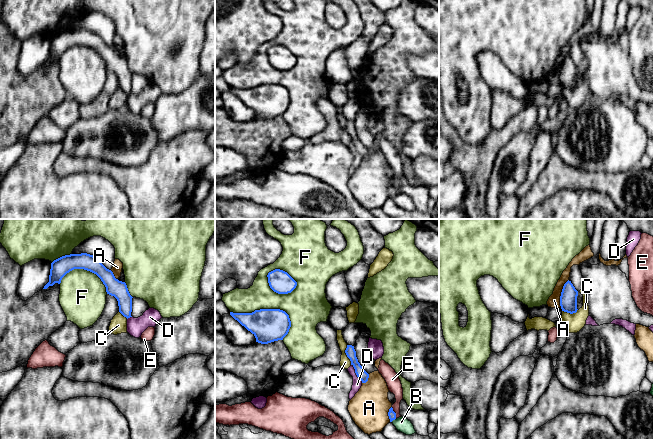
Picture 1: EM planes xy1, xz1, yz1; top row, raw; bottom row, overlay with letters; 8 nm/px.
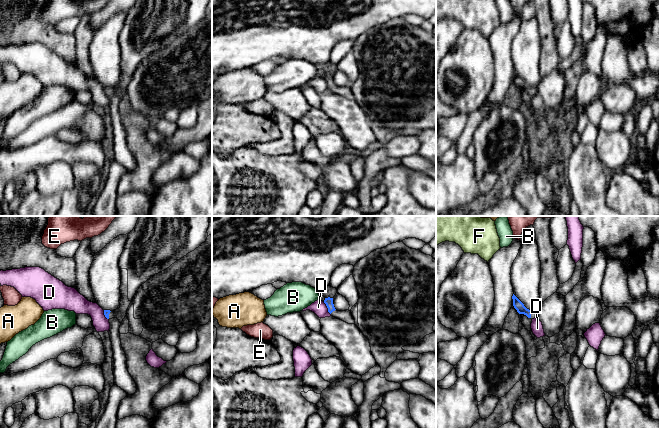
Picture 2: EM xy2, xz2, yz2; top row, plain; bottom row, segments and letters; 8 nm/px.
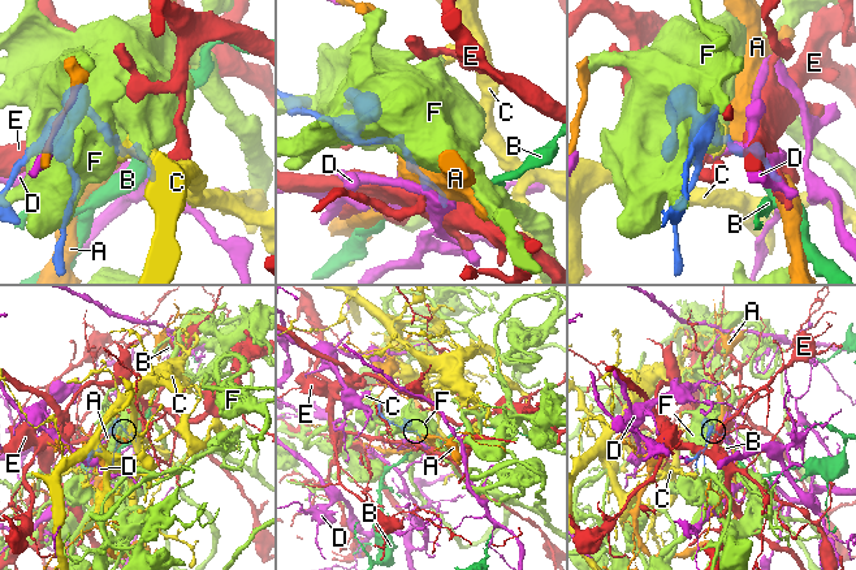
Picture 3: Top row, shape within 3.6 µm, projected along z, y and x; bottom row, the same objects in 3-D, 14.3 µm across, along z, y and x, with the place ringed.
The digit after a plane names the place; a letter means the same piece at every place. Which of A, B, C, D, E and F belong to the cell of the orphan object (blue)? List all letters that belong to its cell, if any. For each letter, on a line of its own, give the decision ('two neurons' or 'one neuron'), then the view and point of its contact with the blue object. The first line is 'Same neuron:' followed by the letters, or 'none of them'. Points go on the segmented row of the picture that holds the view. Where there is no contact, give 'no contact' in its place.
Same neuron: none of them
A: two neurons | yz1 (561, 293)
B: two neurons | xz1 (393, 419)
C: two neurons | xz1 (346, 354)
D: two neurons | xz1 (355, 372)
E: two neurons | xz1 (395, 413)
F: two neurons | xz1 (265, 309)

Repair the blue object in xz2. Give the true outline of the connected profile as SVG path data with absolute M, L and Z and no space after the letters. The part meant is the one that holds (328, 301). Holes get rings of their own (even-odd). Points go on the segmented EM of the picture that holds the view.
M325 298L324 303L326 304L328 308L328 312L331 314L331 316L340 319L348 324L355 324L355 320L352 316L351 311L337 311L333 304L333 298Z

